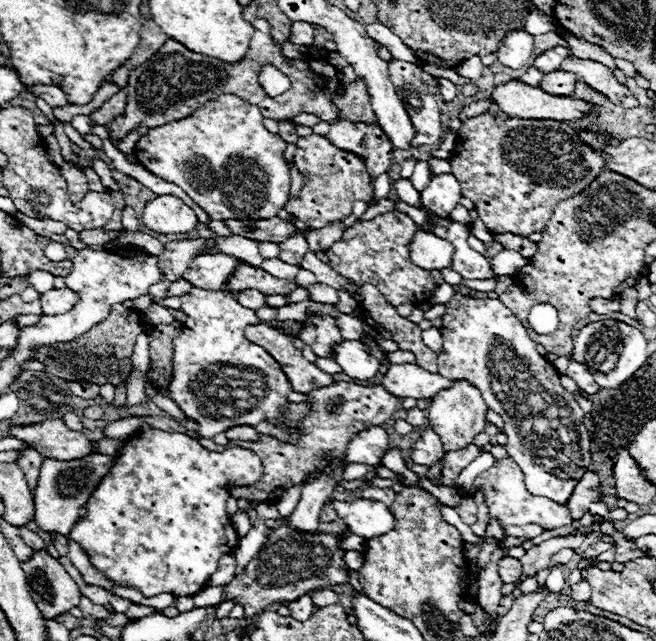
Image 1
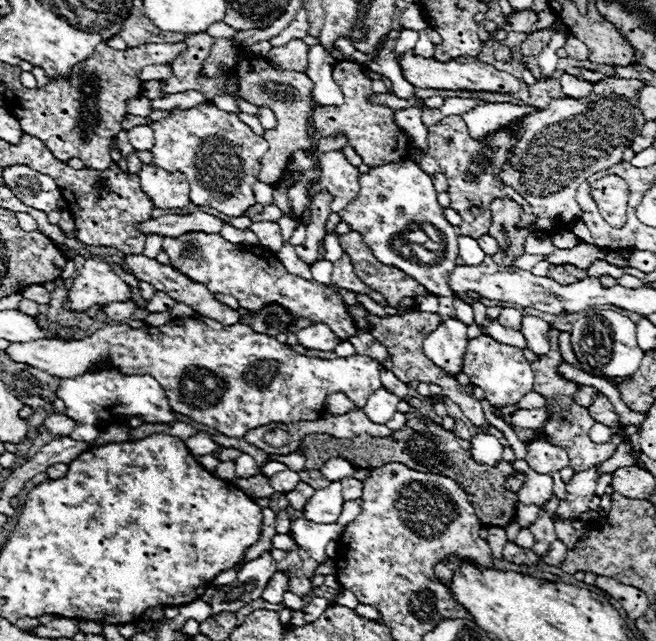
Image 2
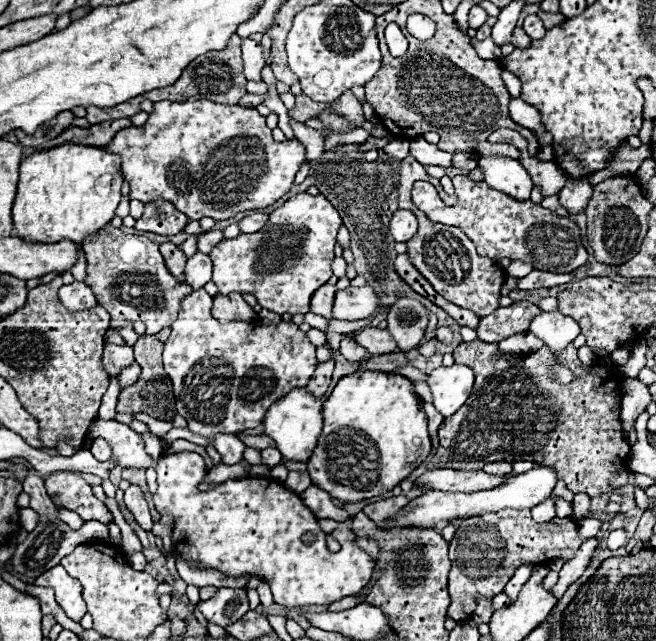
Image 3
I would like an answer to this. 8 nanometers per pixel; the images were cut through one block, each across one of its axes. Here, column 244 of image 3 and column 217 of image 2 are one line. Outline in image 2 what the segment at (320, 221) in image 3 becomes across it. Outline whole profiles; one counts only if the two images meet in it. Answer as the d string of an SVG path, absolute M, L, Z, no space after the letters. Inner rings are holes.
M186 232L178 238L162 238L162 250L170 258L170 266L188 276L194 282L204 284L212 294L230 294L242 308L260 310L268 304L280 304L294 318L320 320L332 328L340 340L350 340L358 334L354 318L350 316L348 304L342 300L338 290L290 274L278 260L276 254L258 246L244 246L226 242L220 234Z

